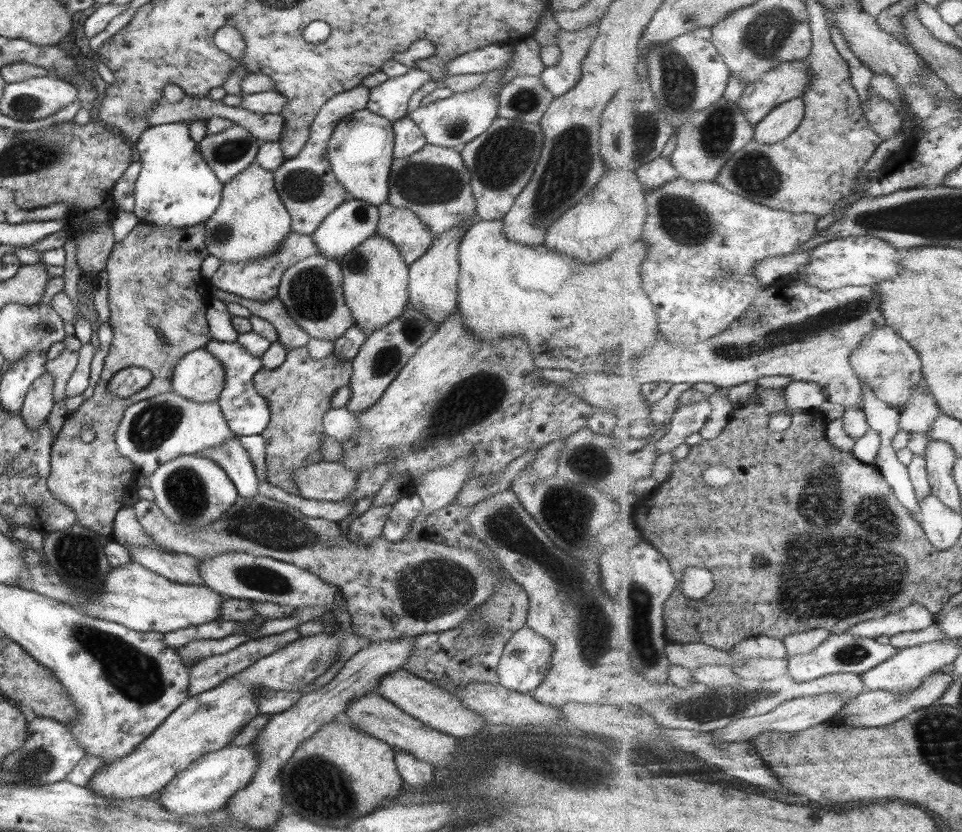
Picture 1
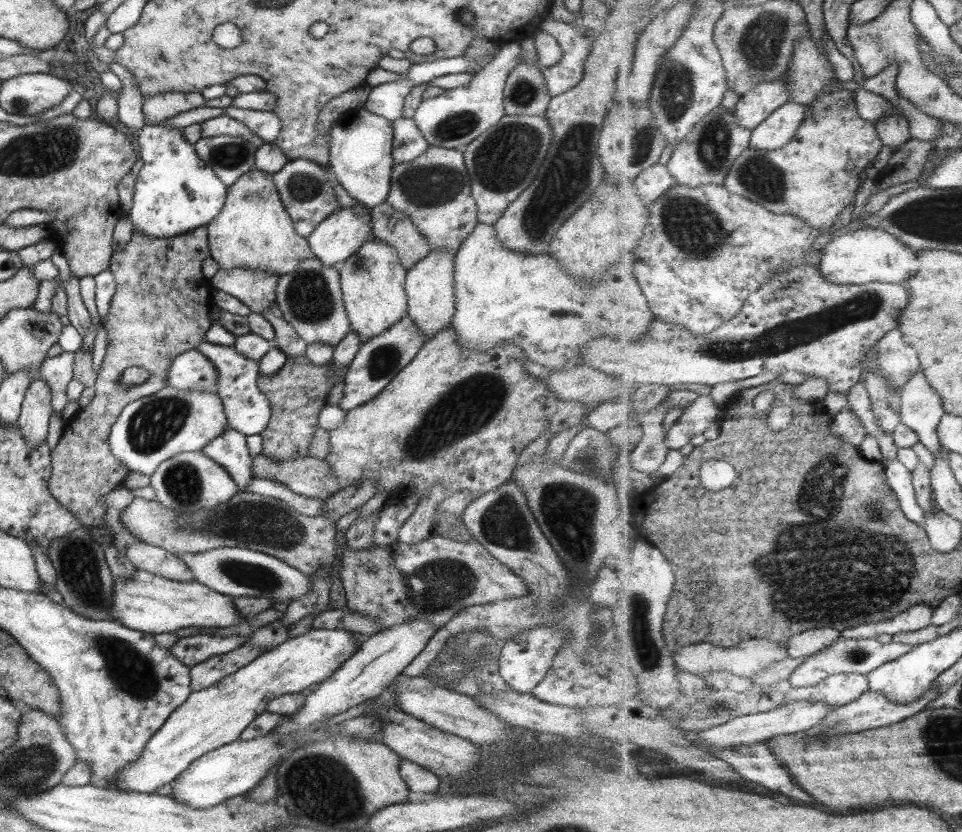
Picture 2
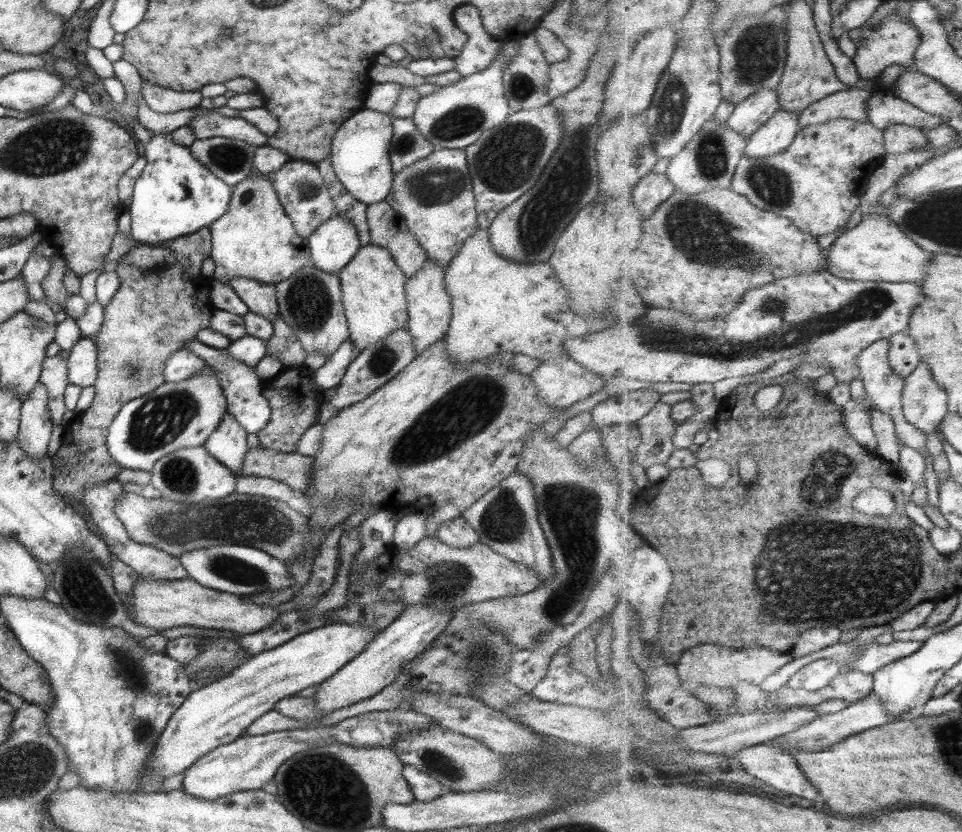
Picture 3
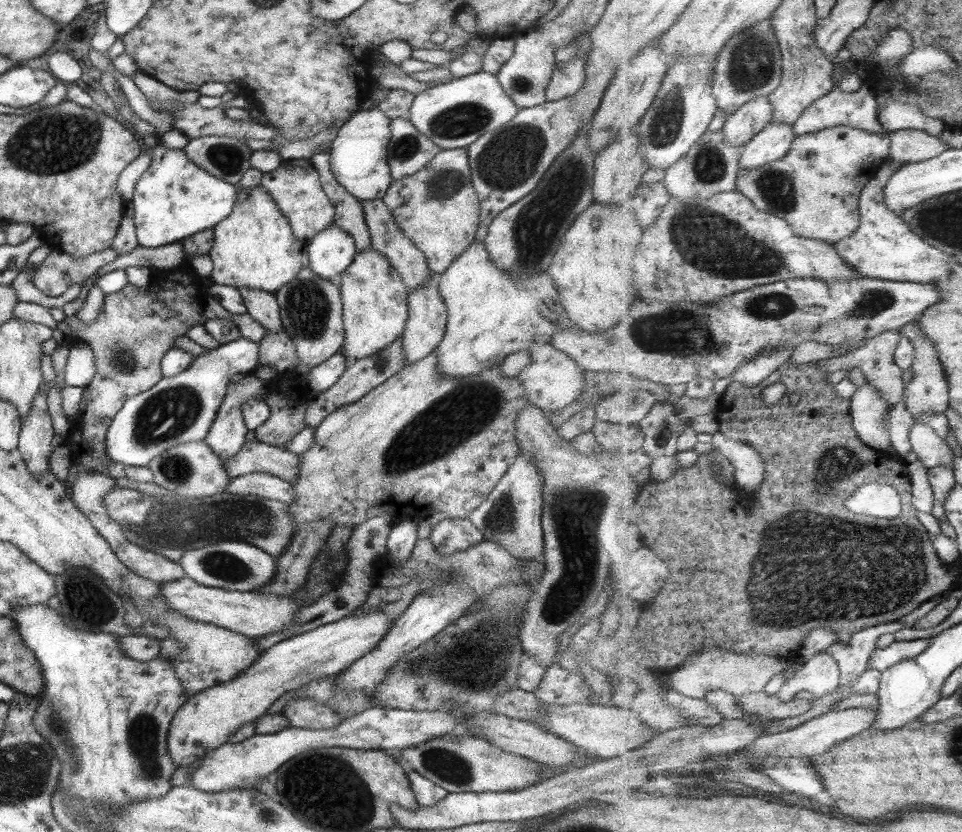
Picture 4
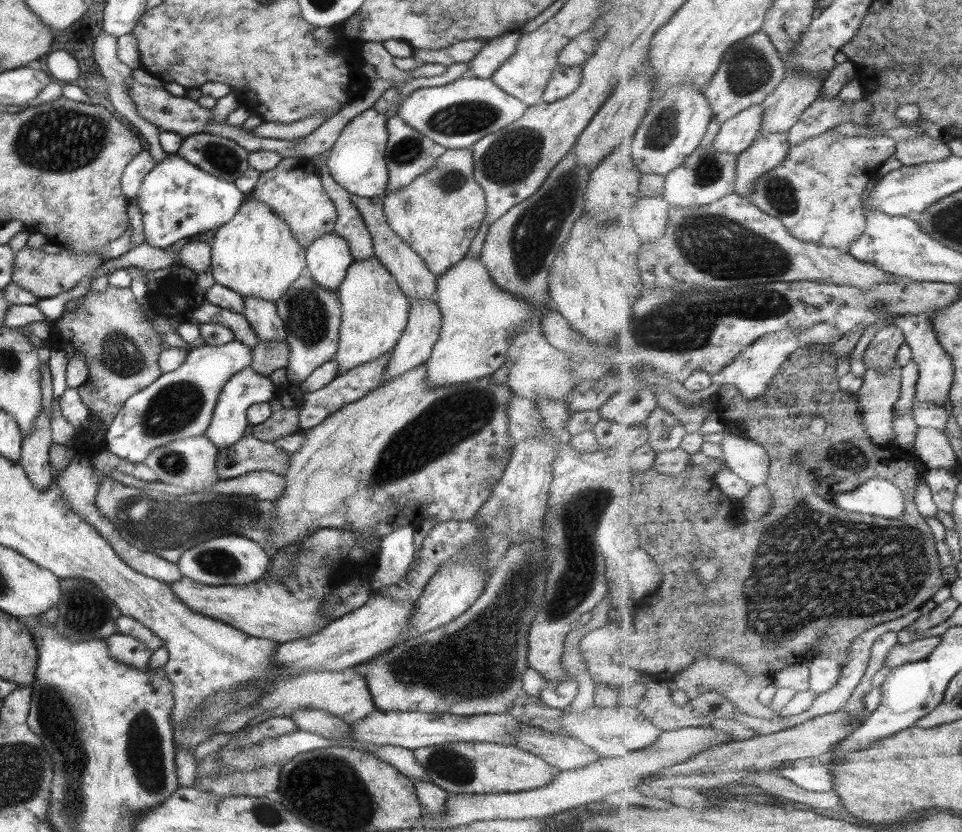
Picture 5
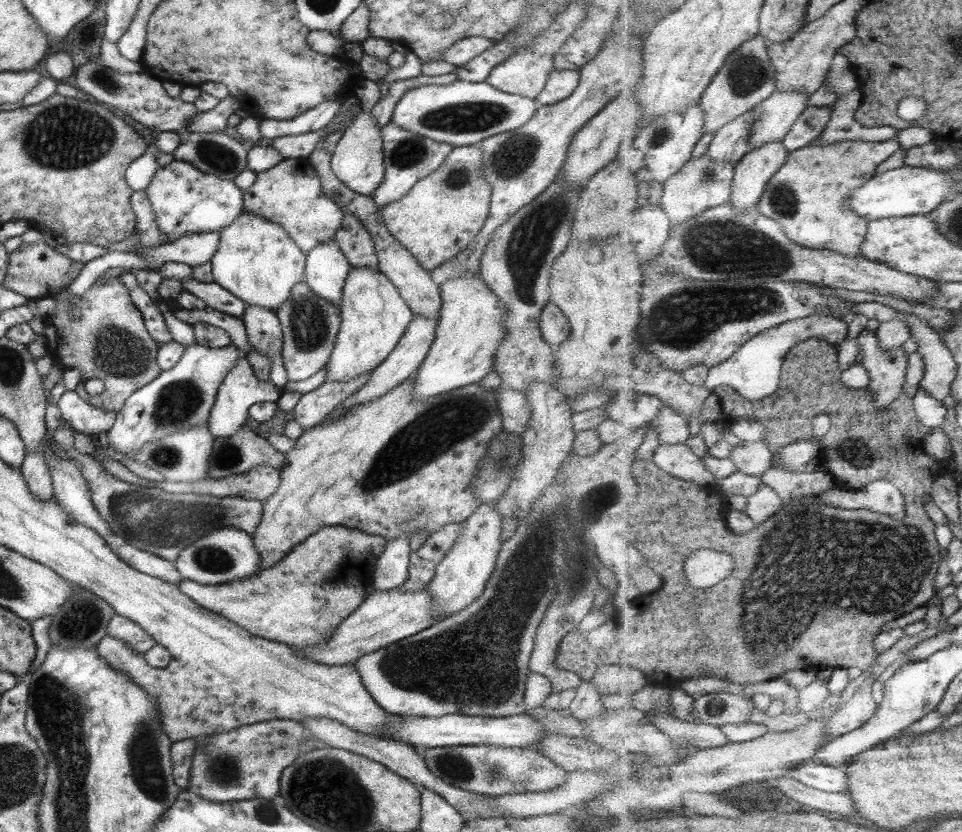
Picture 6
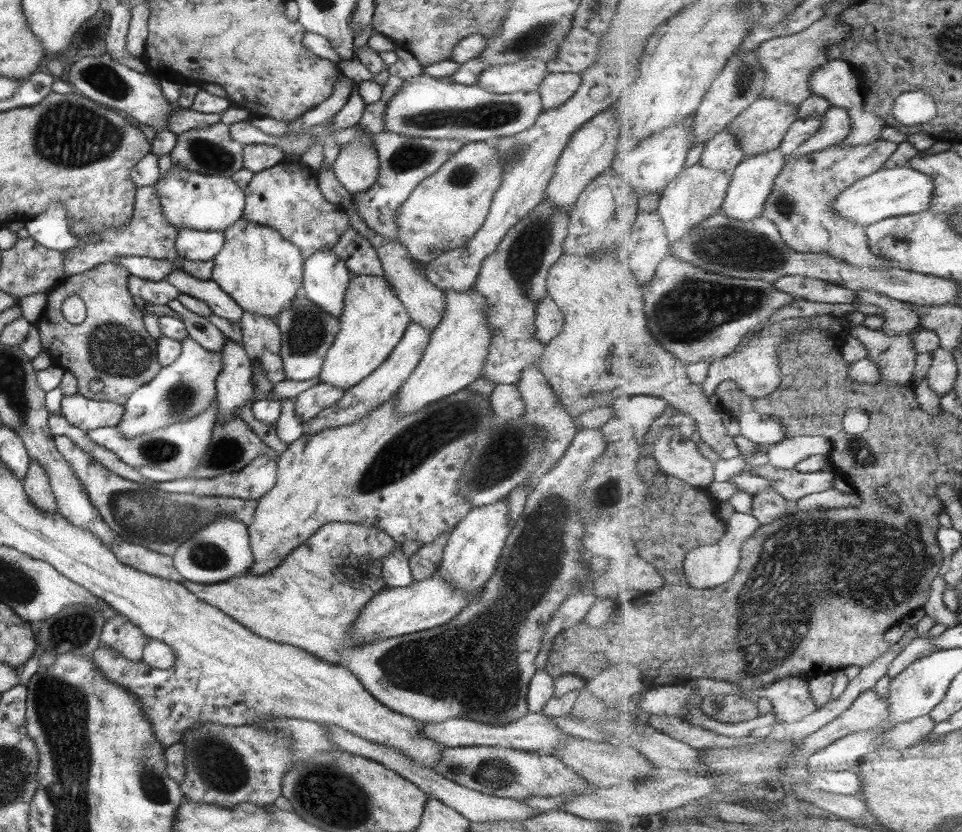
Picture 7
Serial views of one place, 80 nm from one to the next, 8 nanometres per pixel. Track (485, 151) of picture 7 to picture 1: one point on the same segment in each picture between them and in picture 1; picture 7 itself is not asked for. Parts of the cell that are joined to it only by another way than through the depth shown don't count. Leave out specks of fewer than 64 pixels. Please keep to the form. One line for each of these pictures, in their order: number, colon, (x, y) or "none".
1: (433, 183)
2: (433, 189)
3: (433, 195)
4: (436, 207)
5: (437, 214)
6: (439, 215)

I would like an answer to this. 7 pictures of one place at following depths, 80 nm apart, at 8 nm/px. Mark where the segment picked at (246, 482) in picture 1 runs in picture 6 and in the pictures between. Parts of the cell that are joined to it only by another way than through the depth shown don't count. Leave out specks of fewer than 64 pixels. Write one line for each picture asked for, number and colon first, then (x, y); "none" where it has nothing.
2: (229, 451)
3: (227, 444)
4: (227, 434)
5: (228, 423)
6: (240, 388)

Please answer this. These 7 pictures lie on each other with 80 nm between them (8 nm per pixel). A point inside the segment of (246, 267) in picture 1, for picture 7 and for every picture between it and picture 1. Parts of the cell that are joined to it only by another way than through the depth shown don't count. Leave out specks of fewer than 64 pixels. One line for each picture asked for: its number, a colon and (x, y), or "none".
2: (255, 289)
3: (260, 299)
4: (262, 307)
5: (262, 316)
6: (264, 333)
7: (260, 339)

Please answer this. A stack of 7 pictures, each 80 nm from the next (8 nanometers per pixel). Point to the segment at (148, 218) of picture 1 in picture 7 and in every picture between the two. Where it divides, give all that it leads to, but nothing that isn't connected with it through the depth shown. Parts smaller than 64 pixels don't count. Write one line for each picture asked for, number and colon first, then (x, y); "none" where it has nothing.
2: (175, 191)
3: (174, 195)
4: (174, 198)
5: (176, 200)
6: (183, 200)
7: (187, 199)

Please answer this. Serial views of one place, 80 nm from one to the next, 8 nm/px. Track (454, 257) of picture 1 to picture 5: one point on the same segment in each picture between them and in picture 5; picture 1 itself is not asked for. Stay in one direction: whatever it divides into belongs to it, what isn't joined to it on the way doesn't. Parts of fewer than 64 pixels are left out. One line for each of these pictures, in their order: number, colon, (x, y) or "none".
2: (428, 285)
3: (428, 308)
4: (425, 326)
5: (416, 341)

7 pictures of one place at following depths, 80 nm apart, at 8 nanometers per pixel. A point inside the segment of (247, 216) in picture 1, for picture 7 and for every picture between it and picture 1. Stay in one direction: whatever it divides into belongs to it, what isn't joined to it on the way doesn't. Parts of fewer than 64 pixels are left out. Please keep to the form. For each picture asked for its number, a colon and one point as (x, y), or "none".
2: (252, 230)
3: (254, 238)
4: (253, 247)
5: (254, 254)
6: (255, 261)
7: (256, 267)

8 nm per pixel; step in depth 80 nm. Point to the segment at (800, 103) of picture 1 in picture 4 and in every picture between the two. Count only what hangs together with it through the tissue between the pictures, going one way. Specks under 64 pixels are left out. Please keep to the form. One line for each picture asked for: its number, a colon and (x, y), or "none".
2: (781, 127)
3: (779, 132)
4: (773, 143)

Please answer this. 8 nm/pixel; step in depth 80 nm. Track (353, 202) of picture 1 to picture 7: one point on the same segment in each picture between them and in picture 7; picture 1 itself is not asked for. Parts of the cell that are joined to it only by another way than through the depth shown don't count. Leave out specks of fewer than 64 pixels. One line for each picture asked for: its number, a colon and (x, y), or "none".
2: (336, 237)
3: (334, 242)
4: (329, 252)
5: (327, 258)
6: (326, 267)
7: (325, 277)

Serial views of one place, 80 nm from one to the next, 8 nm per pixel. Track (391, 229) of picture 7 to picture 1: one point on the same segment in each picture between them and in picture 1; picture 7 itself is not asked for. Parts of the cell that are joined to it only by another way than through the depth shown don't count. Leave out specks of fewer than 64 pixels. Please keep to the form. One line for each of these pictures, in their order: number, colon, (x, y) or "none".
1: (408, 139)
2: (407, 142)
3: (407, 145)
4: (408, 150)
5: (408, 153)
6: (407, 157)

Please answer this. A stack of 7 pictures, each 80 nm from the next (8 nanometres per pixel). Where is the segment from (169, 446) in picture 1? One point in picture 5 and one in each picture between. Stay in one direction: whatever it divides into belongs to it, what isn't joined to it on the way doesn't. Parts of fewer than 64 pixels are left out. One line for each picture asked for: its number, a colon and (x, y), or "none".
2: (148, 431)
3: (178, 415)
4: (180, 409)
5: (179, 404)

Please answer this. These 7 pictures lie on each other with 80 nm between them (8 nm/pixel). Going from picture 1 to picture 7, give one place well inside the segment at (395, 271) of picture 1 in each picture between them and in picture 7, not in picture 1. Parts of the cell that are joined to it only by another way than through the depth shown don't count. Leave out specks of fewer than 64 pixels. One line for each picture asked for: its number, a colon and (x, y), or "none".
2: (371, 280)
3: (373, 300)
4: (374, 301)
5: (374, 312)
6: (372, 315)
7: (372, 320)

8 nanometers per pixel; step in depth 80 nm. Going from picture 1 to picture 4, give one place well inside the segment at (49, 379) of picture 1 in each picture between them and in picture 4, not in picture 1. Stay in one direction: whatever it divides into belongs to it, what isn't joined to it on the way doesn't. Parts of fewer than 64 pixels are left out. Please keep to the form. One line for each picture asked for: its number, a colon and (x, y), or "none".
2: (35, 410)
3: (33, 435)
4: (35, 433)

